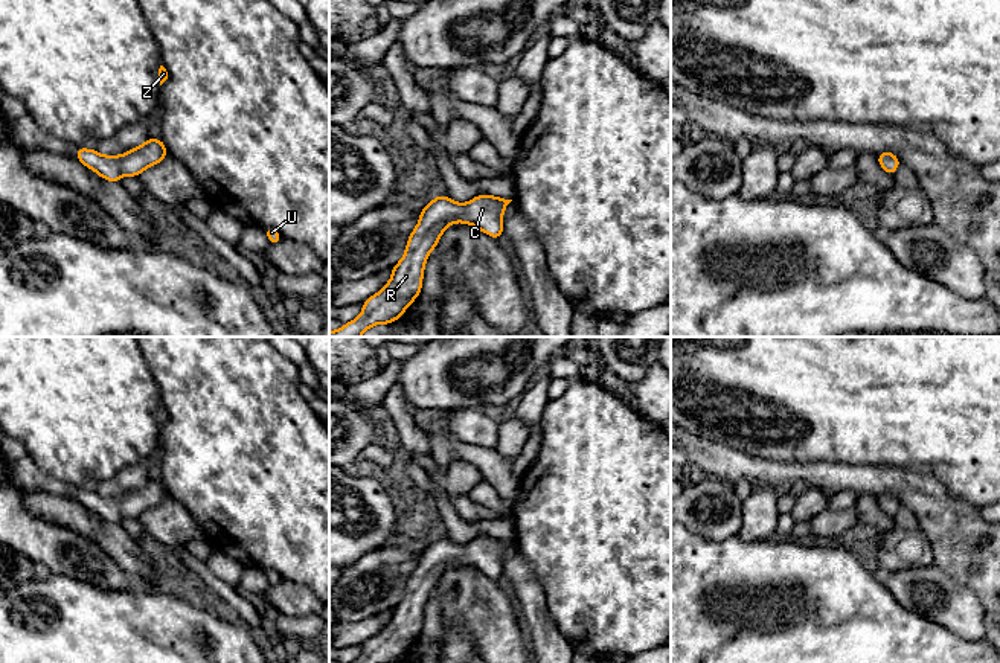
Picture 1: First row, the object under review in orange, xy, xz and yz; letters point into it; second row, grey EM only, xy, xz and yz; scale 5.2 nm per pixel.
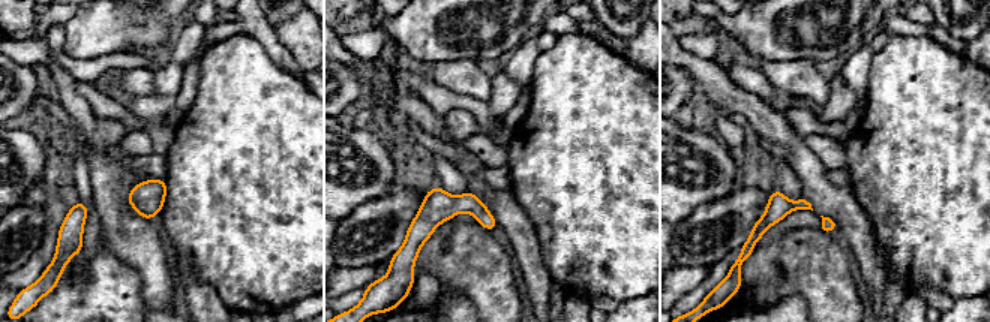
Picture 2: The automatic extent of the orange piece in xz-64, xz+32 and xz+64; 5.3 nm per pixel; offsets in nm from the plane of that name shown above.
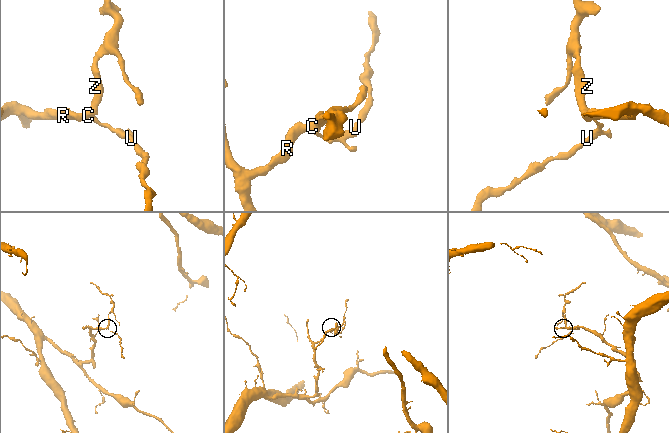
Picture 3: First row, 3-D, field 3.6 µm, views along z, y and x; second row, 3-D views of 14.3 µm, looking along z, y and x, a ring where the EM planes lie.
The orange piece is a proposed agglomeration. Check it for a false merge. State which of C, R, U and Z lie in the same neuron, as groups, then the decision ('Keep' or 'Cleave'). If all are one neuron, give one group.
Groups: C R U Z. Keep

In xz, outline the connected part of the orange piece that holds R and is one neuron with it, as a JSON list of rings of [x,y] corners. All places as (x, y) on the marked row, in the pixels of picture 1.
[[[439,195],[422,209],[418,226],[409,236],[404,256],[392,268],[392,277],[377,294],[363,302],[361,314],[329,337],[361,337],[369,328],[398,320],[410,303],[419,297],[424,267],[436,248],[444,230],[454,223],[477,227],[488,236],[503,235],[503,212],[512,200],[477,195],[465,203],[454,203]]]

